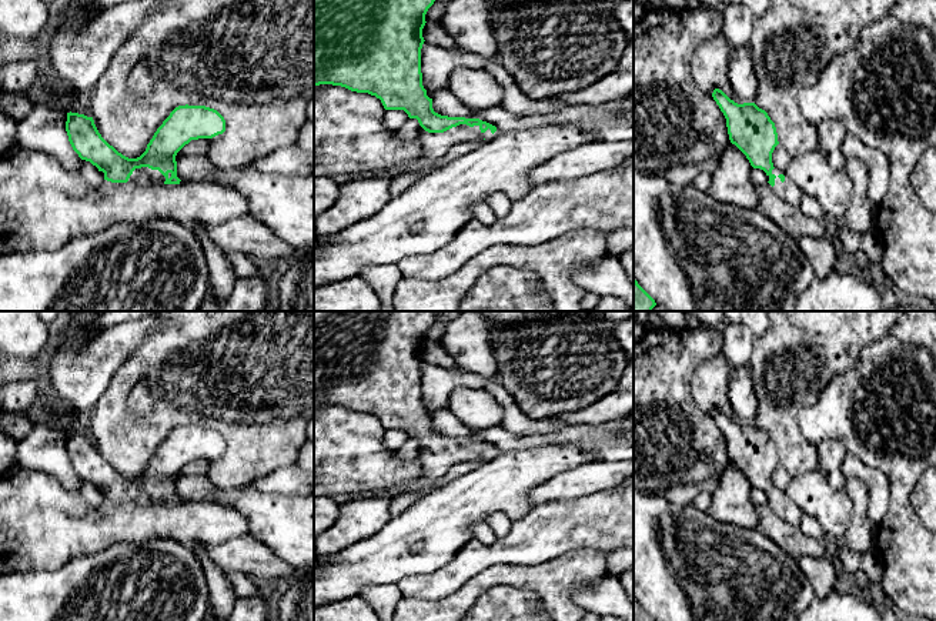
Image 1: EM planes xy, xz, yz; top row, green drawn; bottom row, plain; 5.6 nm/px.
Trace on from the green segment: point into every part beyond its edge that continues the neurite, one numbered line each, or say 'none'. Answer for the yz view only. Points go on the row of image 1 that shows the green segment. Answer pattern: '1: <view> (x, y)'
1: yz (788, 190)

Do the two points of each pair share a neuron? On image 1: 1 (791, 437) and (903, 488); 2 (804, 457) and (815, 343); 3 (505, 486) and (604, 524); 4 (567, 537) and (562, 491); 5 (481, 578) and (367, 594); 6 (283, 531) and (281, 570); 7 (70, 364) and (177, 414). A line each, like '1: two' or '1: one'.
1: two
2: one
3: two
4: two
5: two
6: two
7: two

